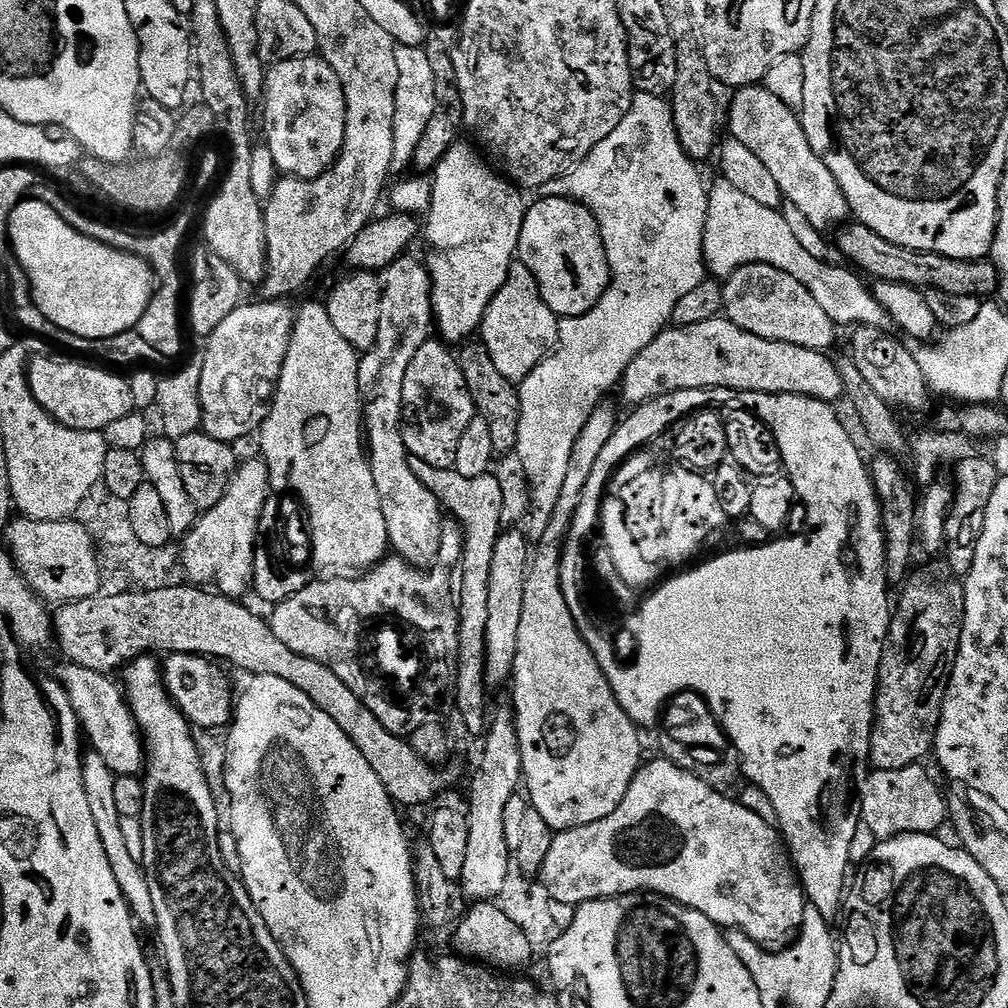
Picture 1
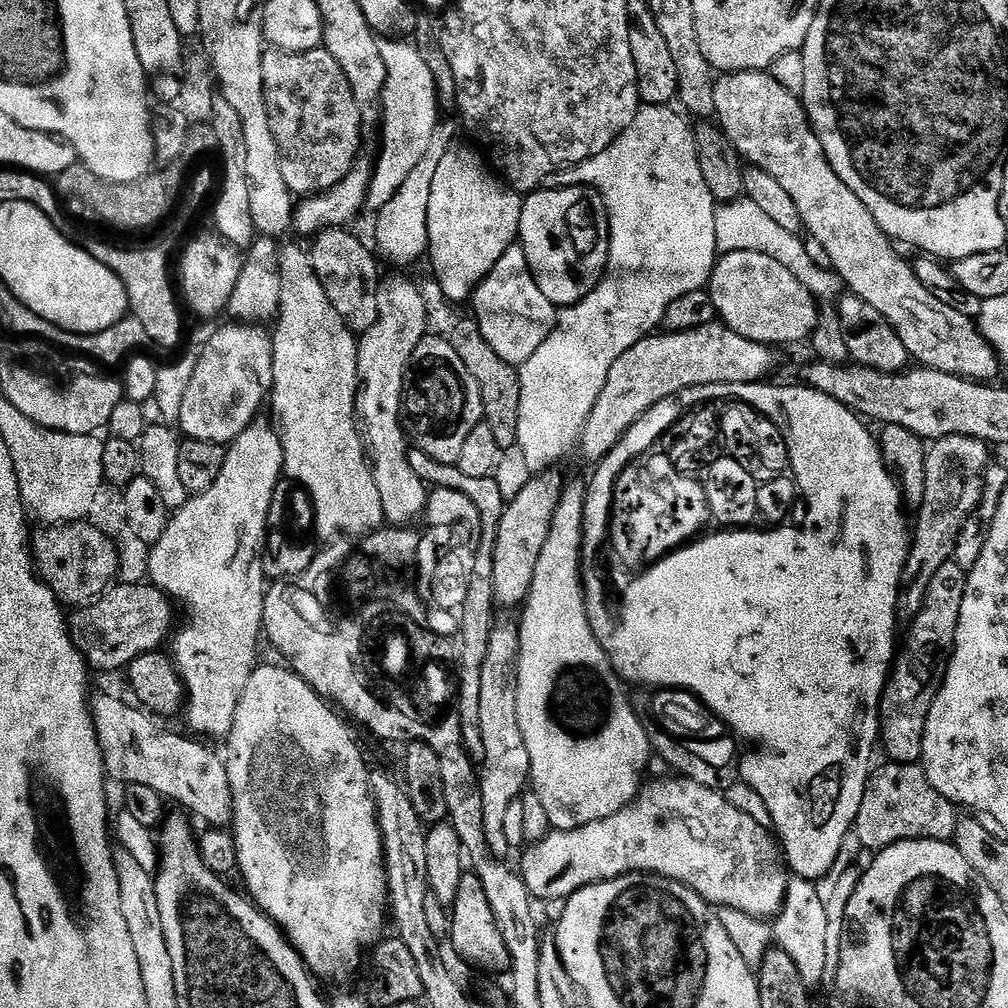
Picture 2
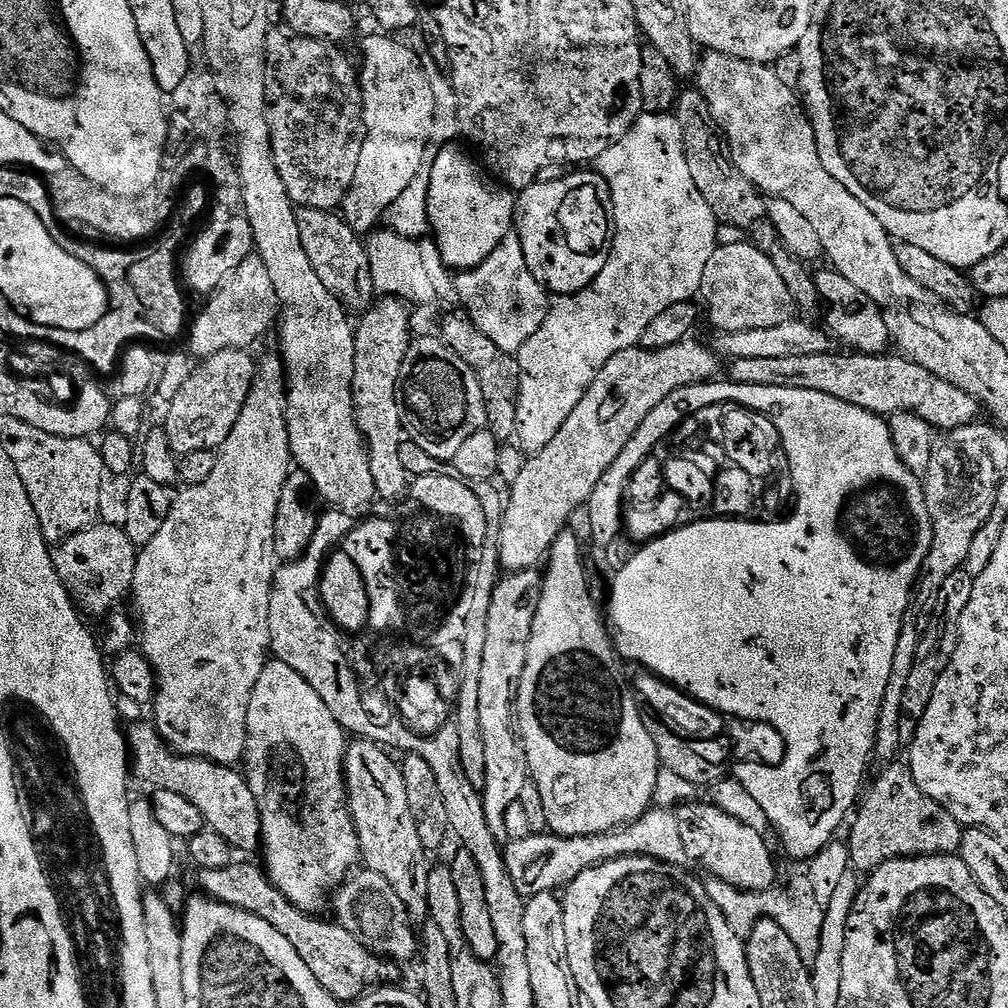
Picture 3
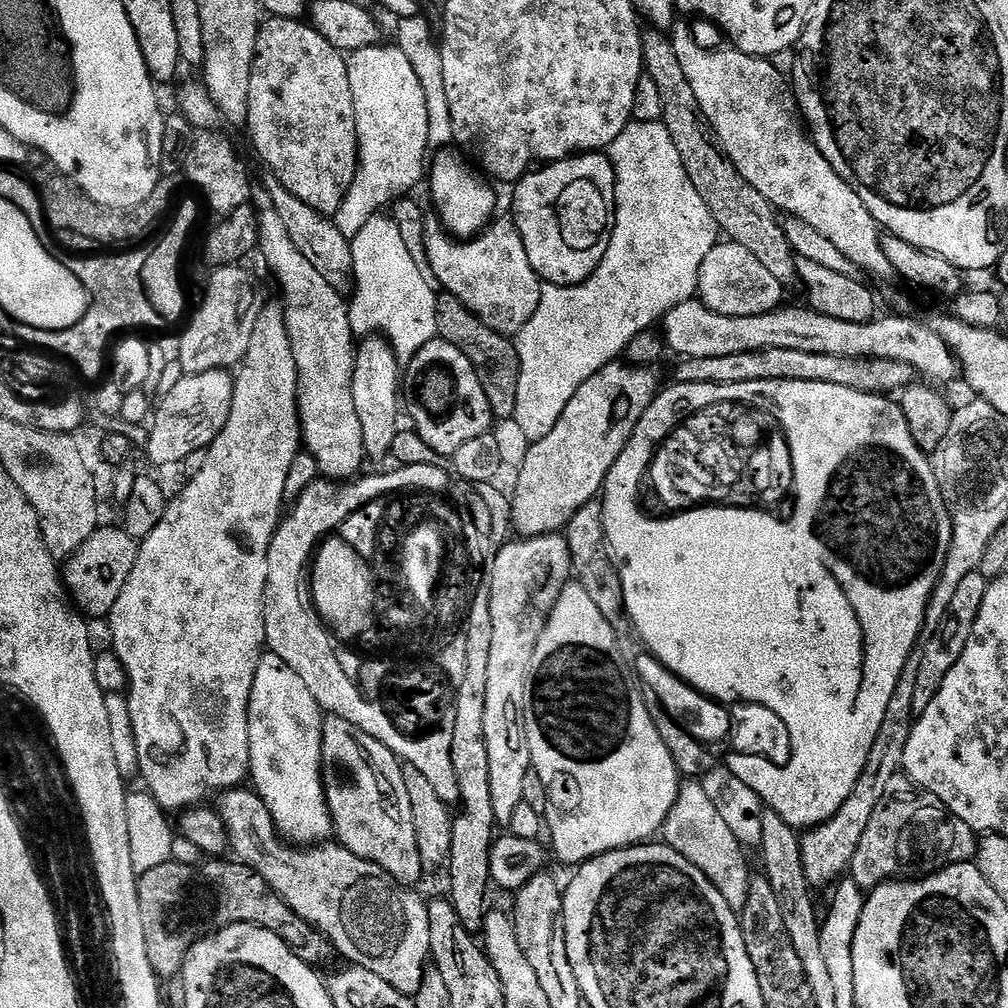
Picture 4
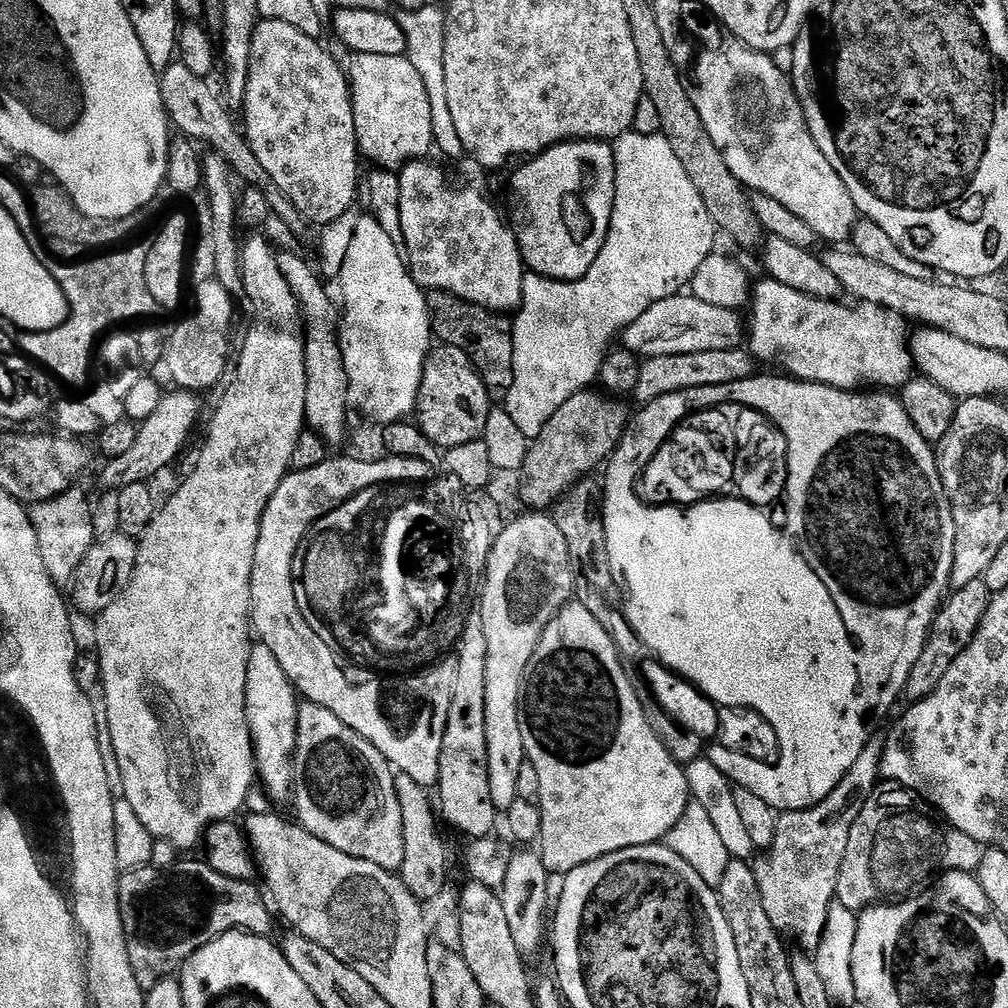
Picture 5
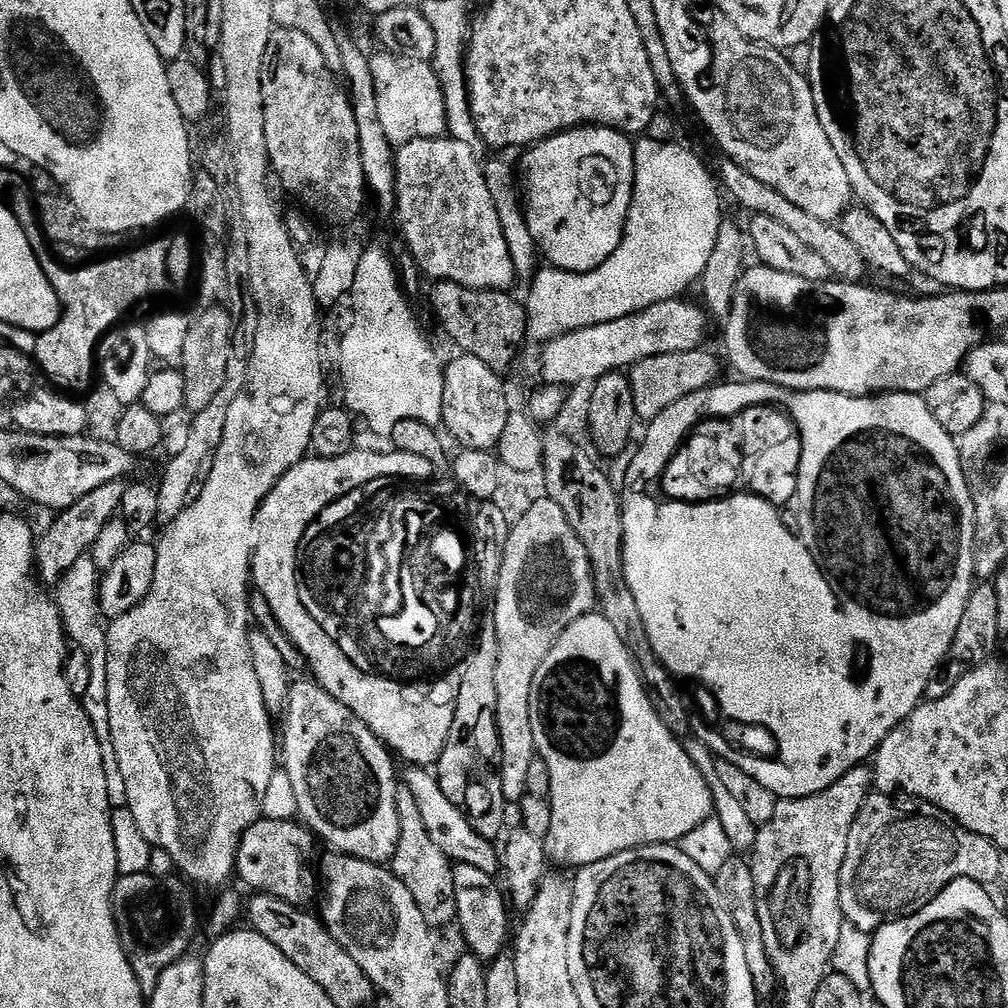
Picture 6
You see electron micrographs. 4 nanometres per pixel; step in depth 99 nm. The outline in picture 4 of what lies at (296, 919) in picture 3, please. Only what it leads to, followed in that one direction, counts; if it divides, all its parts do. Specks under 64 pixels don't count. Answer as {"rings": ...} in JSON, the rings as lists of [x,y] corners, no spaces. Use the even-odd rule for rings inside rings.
{"rings":[[[212,858],[199,867],[169,862],[157,866],[155,870],[146,870],[146,874],[138,877],[138,910],[142,914],[142,934],[146,934],[146,954],[161,981],[167,982],[171,976],[179,977],[189,950],[205,936],[229,928],[231,924],[252,924],[255,928],[265,928],[278,934],[295,956],[313,966],[321,966],[334,956],[331,942],[314,925],[307,924],[301,916],[294,914],[287,902],[257,872],[245,864],[227,864],[226,861],[224,858]]]}

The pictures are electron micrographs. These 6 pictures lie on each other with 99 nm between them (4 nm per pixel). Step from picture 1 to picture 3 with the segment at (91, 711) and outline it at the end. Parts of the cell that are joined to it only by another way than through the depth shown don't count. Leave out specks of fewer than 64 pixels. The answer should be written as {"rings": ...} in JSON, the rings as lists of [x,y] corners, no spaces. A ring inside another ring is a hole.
{"rings":[[[155,723],[136,724],[130,728],[130,768],[140,780],[149,784],[149,789],[170,790],[182,794],[204,815],[204,823],[209,829],[221,835],[237,853],[252,852],[261,847],[260,815],[258,802],[248,785],[243,771],[227,764],[216,764],[201,756],[182,756],[173,752],[167,742],[160,737]]]}

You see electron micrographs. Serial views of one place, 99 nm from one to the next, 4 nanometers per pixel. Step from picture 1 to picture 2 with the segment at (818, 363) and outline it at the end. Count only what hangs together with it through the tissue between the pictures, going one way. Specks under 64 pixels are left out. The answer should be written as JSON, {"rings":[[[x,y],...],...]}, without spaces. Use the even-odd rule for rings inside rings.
{"rings":[[[721,322],[698,326],[698,330],[647,336],[610,366],[610,378],[606,378],[606,386],[602,386],[602,394],[580,435],[578,452],[591,462],[602,461],[638,418],[658,402],[679,397],[694,386],[767,381],[776,368],[776,352],[775,347],[752,342]]]}

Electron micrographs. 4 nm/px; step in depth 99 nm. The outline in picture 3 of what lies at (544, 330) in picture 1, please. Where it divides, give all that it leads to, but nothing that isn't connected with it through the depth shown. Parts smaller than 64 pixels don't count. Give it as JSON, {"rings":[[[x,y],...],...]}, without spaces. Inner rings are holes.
{"rings":[[[509,234],[502,238],[498,250],[486,258],[476,268],[461,271],[455,277],[455,299],[460,299],[459,307],[467,312],[468,319],[498,350],[519,354],[522,346],[538,334],[542,322],[548,313],[549,293],[530,274],[526,266],[526,254],[522,254],[522,242],[519,236]]]}

